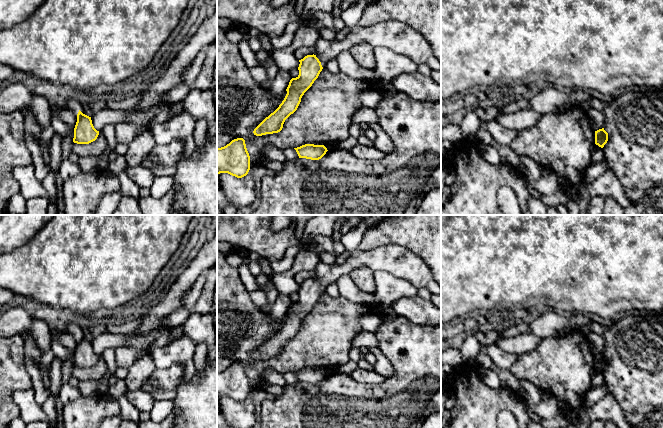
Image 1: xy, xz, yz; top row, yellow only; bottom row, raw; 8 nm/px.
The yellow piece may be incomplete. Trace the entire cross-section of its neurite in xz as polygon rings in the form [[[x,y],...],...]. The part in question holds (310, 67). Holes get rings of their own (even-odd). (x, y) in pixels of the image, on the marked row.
[[[390,20],[369,27],[356,25],[341,40],[319,38],[315,44],[316,54],[299,60],[299,75],[292,78],[286,89],[287,94],[279,107],[266,117],[253,131],[254,135],[278,133],[285,120],[293,114],[304,93],[318,78],[325,65],[354,45],[368,43],[373,48],[385,48],[412,60],[415,64],[426,64],[434,71],[441,70],[441,62],[423,35],[400,21]]]

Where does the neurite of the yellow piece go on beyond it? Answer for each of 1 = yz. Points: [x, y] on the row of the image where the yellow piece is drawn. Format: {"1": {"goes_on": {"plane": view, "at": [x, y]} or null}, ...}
{"1": {"goes_on": null}}

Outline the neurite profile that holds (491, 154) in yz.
[[[480,144],[479,149],[485,161],[491,165],[499,165],[502,163],[499,150],[493,146]]]

